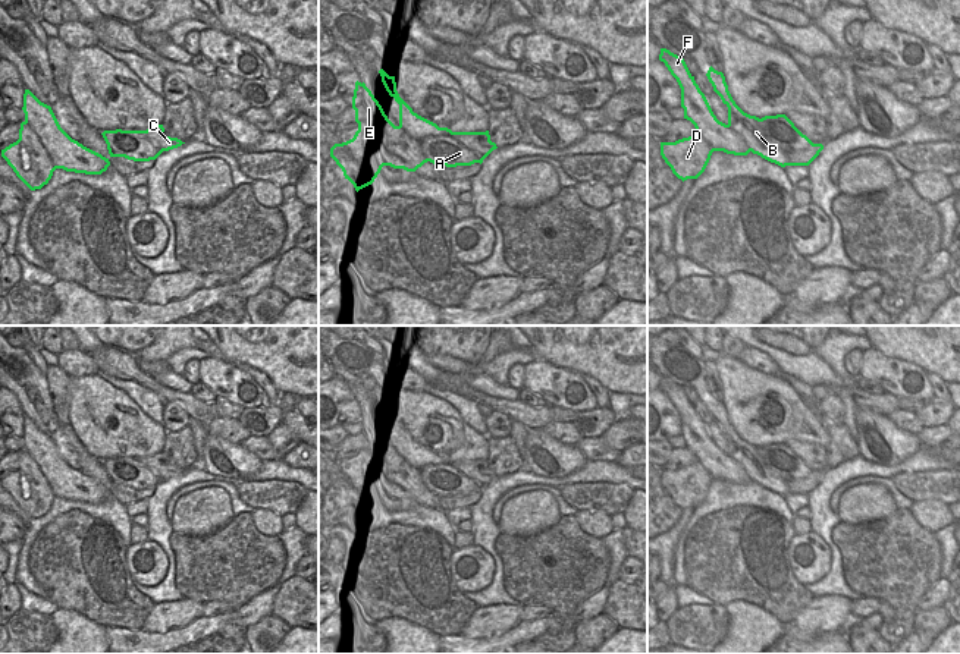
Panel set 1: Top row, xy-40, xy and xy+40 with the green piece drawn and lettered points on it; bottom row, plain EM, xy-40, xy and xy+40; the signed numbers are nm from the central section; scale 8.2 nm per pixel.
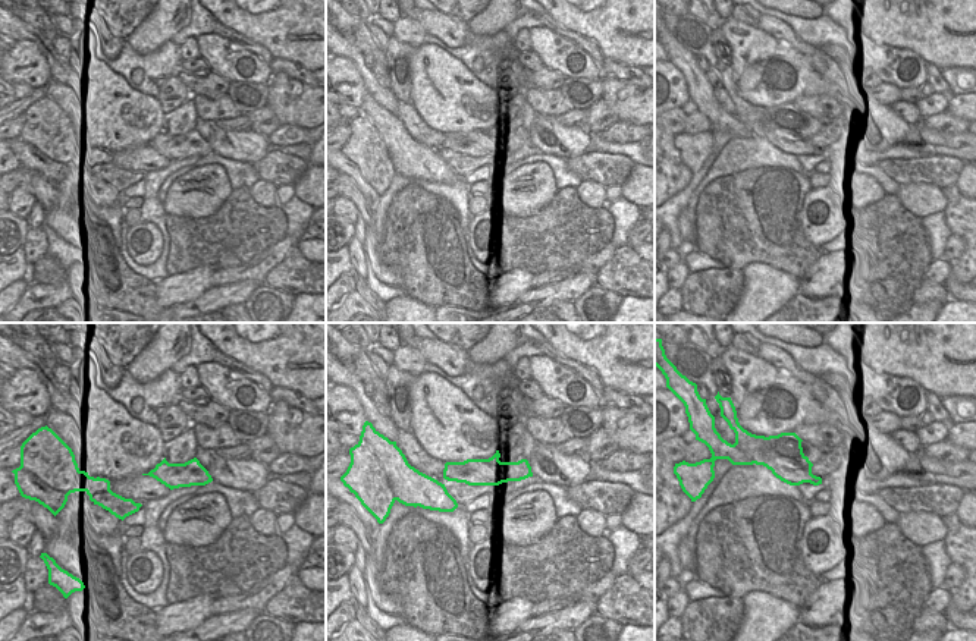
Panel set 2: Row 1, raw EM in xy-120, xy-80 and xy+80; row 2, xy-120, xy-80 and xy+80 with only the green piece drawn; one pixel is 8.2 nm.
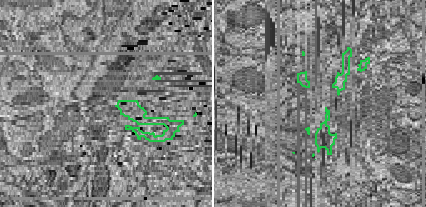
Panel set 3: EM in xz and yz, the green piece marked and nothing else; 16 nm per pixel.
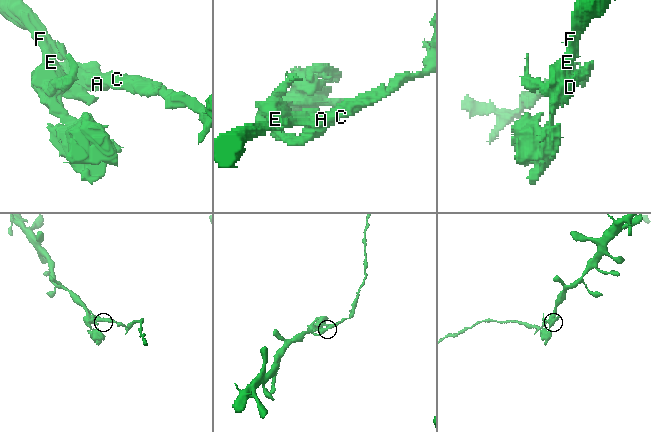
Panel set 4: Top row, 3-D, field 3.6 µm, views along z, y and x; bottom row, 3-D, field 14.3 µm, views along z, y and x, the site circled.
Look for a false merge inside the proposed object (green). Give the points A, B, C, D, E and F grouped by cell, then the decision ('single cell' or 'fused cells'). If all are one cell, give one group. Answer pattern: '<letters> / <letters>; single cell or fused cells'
A B C / D E F; fused cells

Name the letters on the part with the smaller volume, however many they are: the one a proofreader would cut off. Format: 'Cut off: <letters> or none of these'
Cut off: A, B, C

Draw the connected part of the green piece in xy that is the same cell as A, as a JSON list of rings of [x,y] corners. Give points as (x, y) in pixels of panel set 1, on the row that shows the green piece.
[[[380,69],[379,73],[386,91],[399,104],[399,126],[421,144],[423,153],[430,163],[446,167],[481,164],[483,160],[498,148],[496,144],[490,141],[489,131],[452,132],[418,116],[399,97],[395,76],[389,76],[383,69]]]

